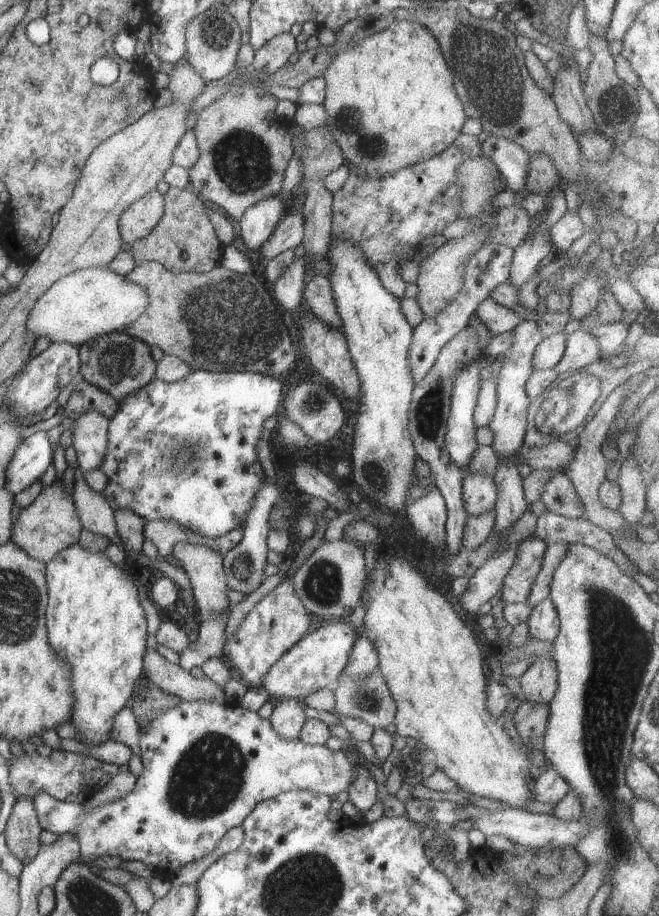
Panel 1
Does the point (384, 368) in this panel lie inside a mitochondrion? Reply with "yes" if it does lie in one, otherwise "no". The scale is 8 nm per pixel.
no

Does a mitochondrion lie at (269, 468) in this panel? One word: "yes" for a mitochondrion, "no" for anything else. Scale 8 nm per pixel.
no

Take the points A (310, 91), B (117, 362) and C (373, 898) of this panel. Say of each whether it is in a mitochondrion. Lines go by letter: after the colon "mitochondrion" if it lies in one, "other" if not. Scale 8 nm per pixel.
A: other
B: mitochondrion
C: other

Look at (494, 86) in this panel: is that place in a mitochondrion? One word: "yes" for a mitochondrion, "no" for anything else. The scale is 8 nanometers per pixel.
yes

